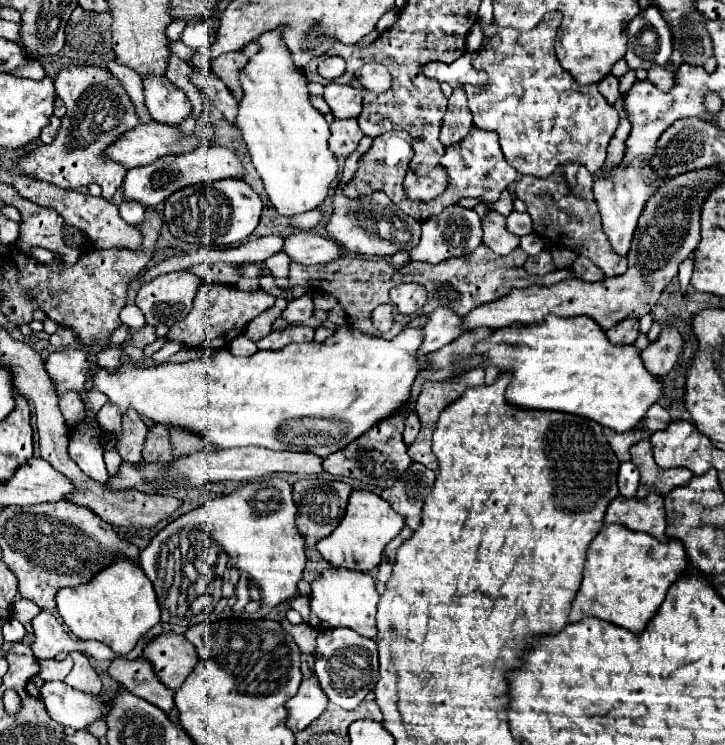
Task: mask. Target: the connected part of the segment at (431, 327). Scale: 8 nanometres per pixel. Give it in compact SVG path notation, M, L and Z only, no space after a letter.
M436 309L428 315L426 325L420 327L422 329L422 345L420 345L420 355L426 355L430 351L438 351L444 345L452 343L460 333L460 315L456 315L450 309Z

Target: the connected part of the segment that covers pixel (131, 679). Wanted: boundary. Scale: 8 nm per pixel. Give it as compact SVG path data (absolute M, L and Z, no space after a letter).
M114 659L112 665L108 667L108 673L114 681L118 681L122 687L126 687L130 693L150 701L152 705L160 707L168 719L174 725L178 723L178 709L174 705L174 691L168 689L156 675L150 663L146 663L146 659Z

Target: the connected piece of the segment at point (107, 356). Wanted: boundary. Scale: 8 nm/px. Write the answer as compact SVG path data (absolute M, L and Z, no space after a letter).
M118 347L116 349L102 349L96 355L96 363L104 369L110 369L110 371L114 371L120 365L120 359L122 359L122 349L118 349Z

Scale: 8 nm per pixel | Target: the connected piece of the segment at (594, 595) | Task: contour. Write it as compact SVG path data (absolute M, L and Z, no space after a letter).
M618 523L604 525L588 547L580 595L572 603L568 621L574 623L582 617L594 615L598 619L640 633L652 619L652 615L656 615L668 587L686 567L686 551L678 539L662 543L656 541L652 535L628 531L628 527Z

